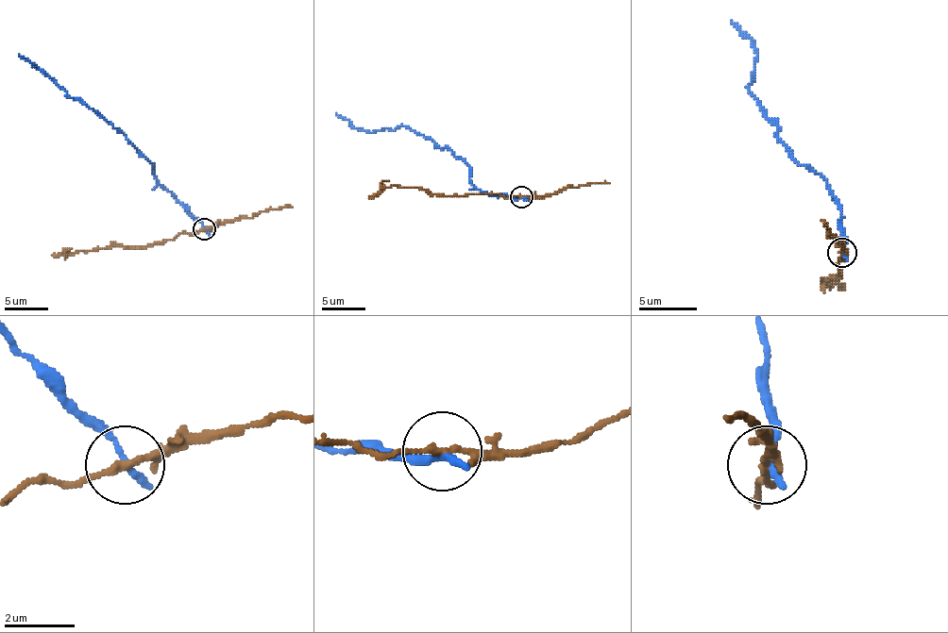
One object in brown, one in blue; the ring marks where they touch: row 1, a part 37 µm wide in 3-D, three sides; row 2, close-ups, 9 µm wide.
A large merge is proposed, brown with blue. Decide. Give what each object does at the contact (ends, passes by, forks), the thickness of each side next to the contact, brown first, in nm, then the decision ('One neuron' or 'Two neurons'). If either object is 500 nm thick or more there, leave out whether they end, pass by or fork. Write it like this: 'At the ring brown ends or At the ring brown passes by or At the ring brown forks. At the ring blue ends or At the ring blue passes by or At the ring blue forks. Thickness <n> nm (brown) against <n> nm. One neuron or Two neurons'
At the ring brown passes by. At the ring blue ends. Thickness 190 nm (brown) against 240 nm. Two neurons

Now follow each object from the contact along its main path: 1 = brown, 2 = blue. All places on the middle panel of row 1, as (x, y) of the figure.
1: (522, 196), (436, 196), (417, 187), (395, 185), (382, 187), (369, 198)
2: (522, 198), (482, 193), (471, 183), (469, 165), (463, 158), (419, 132), (399, 126), (366, 132), (336, 113)

